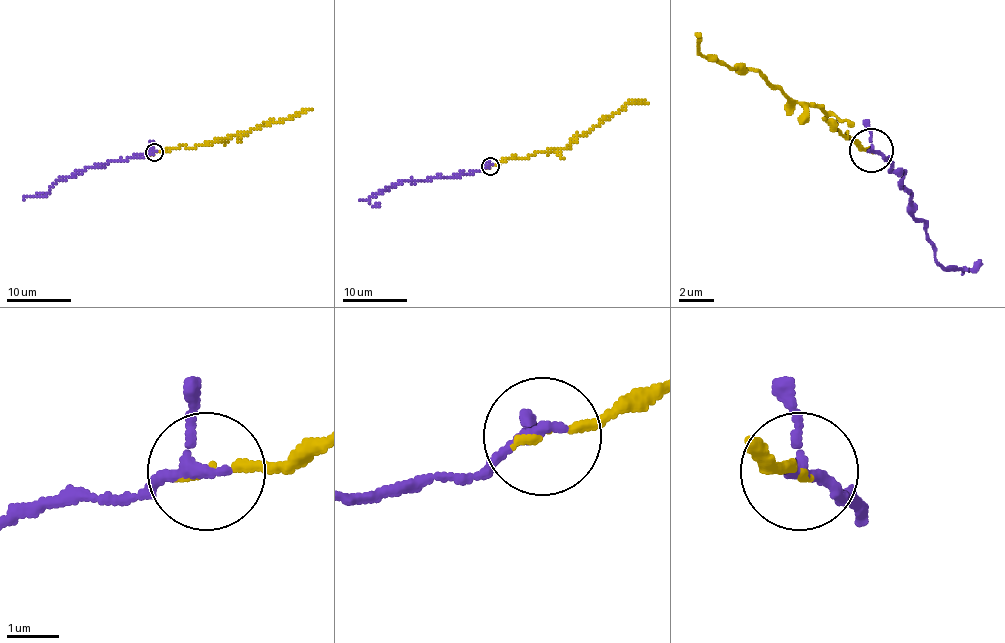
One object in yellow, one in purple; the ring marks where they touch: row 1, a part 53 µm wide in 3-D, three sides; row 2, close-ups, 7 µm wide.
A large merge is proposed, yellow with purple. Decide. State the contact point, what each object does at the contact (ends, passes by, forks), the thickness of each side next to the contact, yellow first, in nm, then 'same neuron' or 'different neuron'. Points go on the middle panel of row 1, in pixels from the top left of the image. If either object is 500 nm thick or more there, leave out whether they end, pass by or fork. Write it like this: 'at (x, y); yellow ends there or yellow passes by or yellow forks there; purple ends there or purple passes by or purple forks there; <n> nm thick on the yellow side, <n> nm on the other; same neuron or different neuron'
at (490, 166); yellow ends there; purple passes by; 130 nm thick on the yellow side, 190 nm on the other; same neuron

